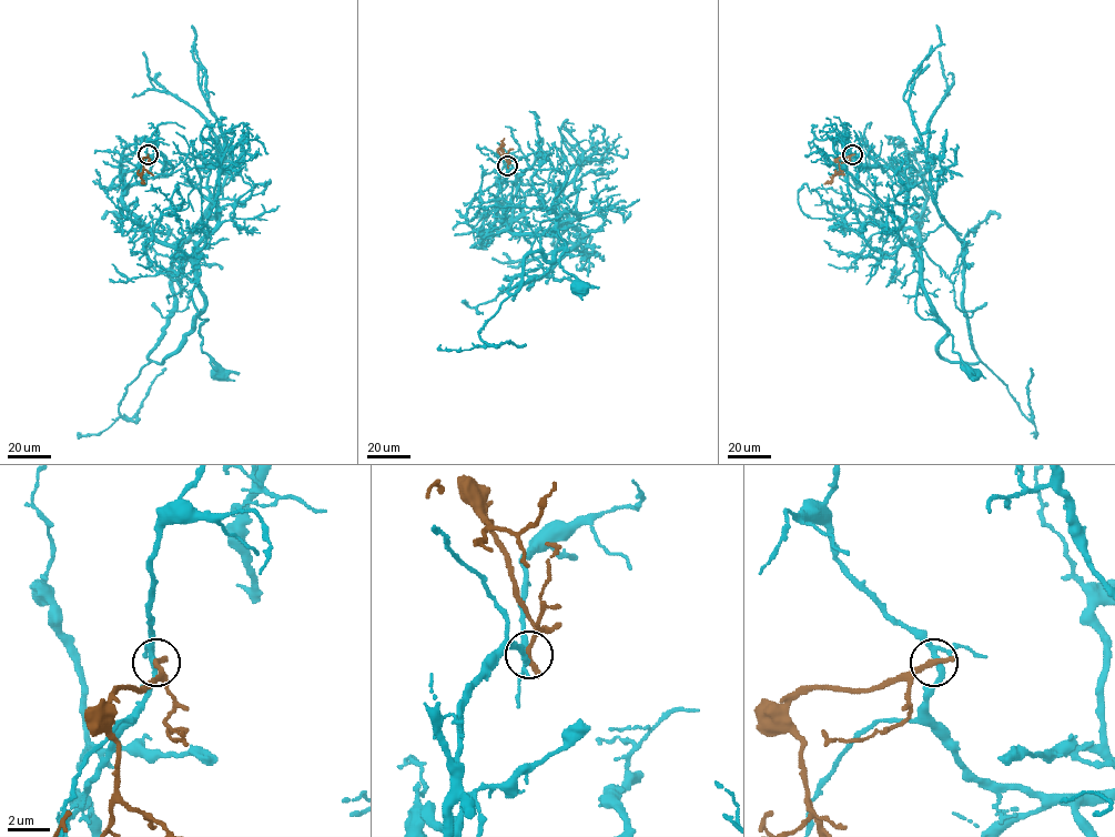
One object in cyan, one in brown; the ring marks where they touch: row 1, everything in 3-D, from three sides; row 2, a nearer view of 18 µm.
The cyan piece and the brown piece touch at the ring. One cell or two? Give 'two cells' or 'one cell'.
two cells

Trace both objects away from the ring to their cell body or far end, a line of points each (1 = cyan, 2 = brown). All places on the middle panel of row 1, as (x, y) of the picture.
1: (507, 167), (497, 195), (505, 222), (483, 240), (556, 229), (565, 249), (559, 263), (581, 286)
2: (507, 167), (503, 151), (500, 154), (497, 150), (504, 138)

